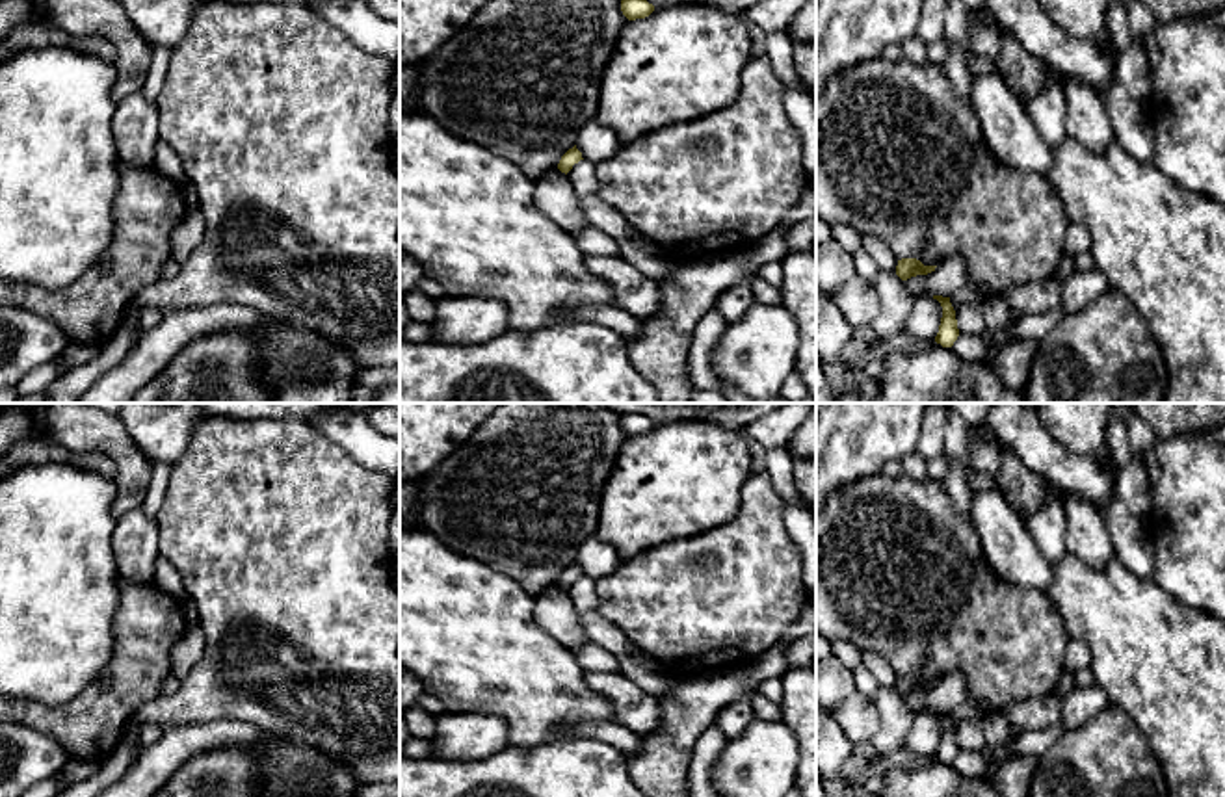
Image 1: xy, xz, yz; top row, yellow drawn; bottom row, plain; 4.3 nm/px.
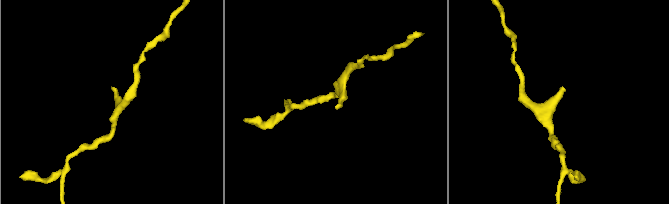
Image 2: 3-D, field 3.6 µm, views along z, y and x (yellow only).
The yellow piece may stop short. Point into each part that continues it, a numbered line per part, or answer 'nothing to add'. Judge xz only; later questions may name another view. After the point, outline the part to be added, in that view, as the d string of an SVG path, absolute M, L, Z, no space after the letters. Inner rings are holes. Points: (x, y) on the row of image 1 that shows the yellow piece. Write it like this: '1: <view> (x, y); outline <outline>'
nothing to add

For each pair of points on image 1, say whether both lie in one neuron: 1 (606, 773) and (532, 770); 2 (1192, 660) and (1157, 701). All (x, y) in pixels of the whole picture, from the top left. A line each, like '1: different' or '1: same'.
1: same
2: same

